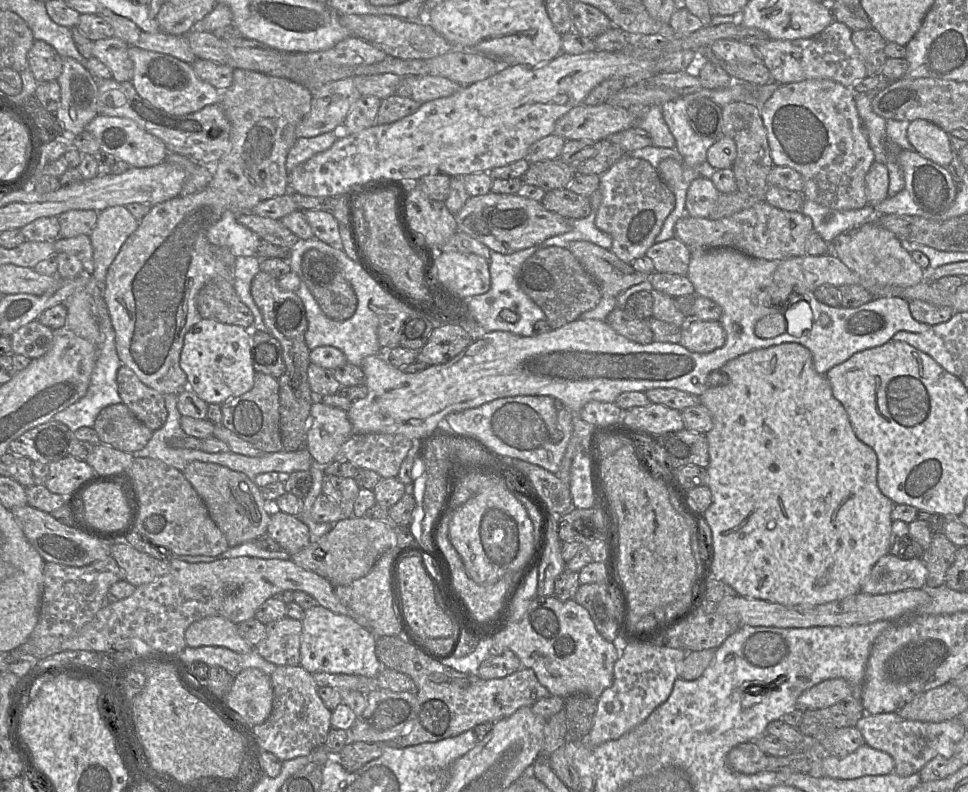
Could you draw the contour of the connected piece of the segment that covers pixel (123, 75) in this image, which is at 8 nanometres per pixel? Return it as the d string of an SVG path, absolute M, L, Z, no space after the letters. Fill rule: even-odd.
M113 36L93 42L93 57L100 60L111 71L117 82L132 81L134 65L128 55L129 45Z

